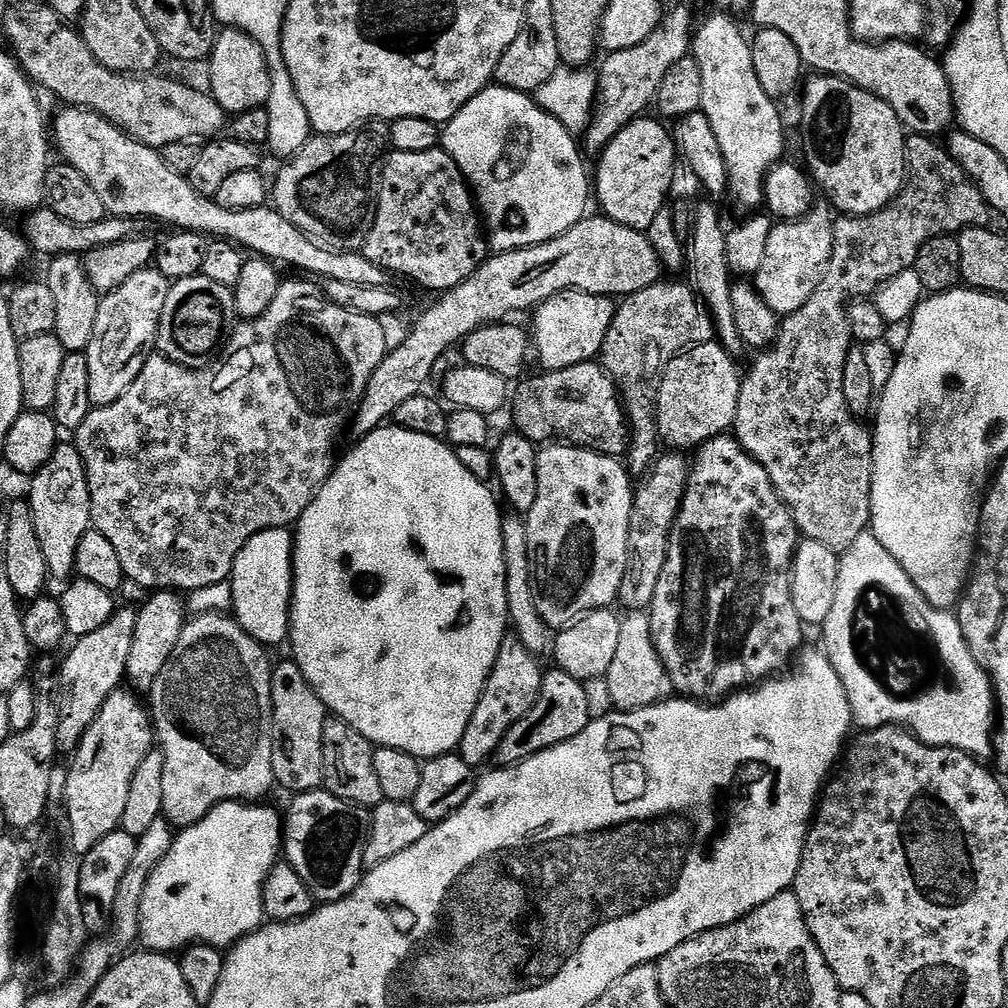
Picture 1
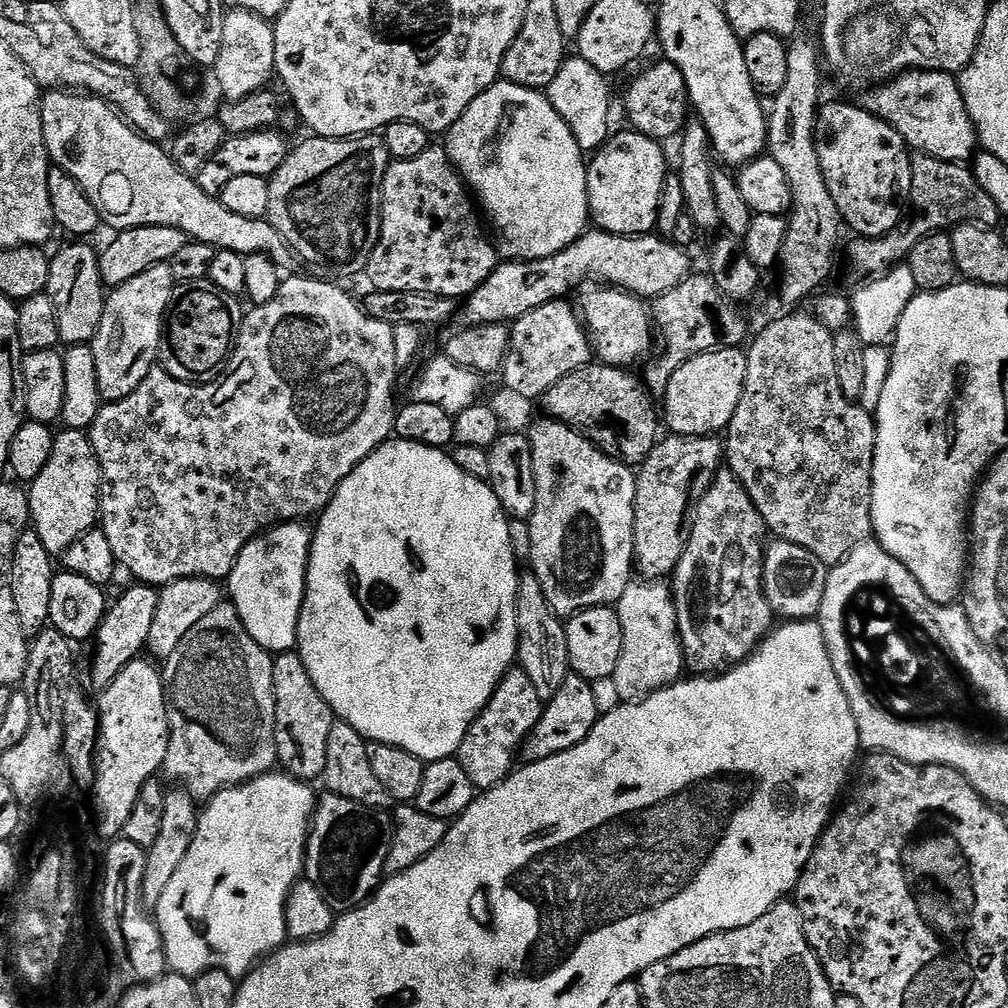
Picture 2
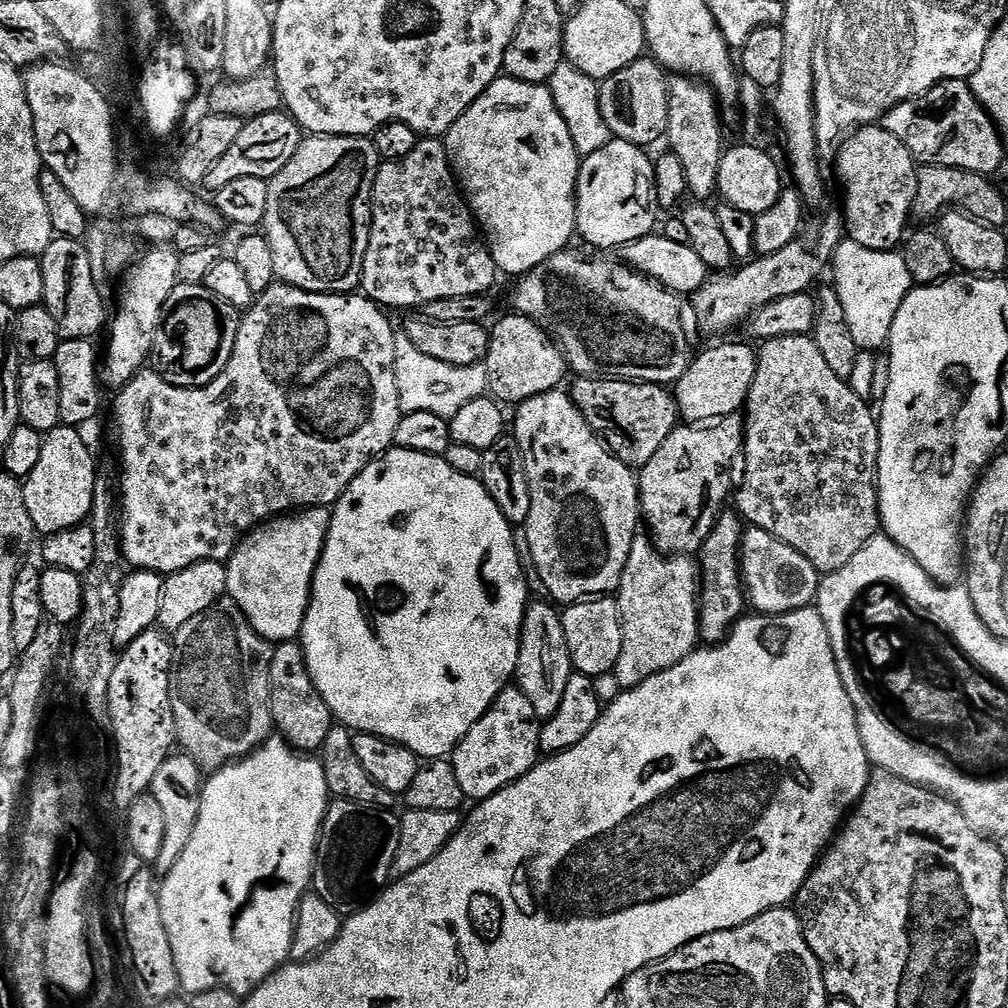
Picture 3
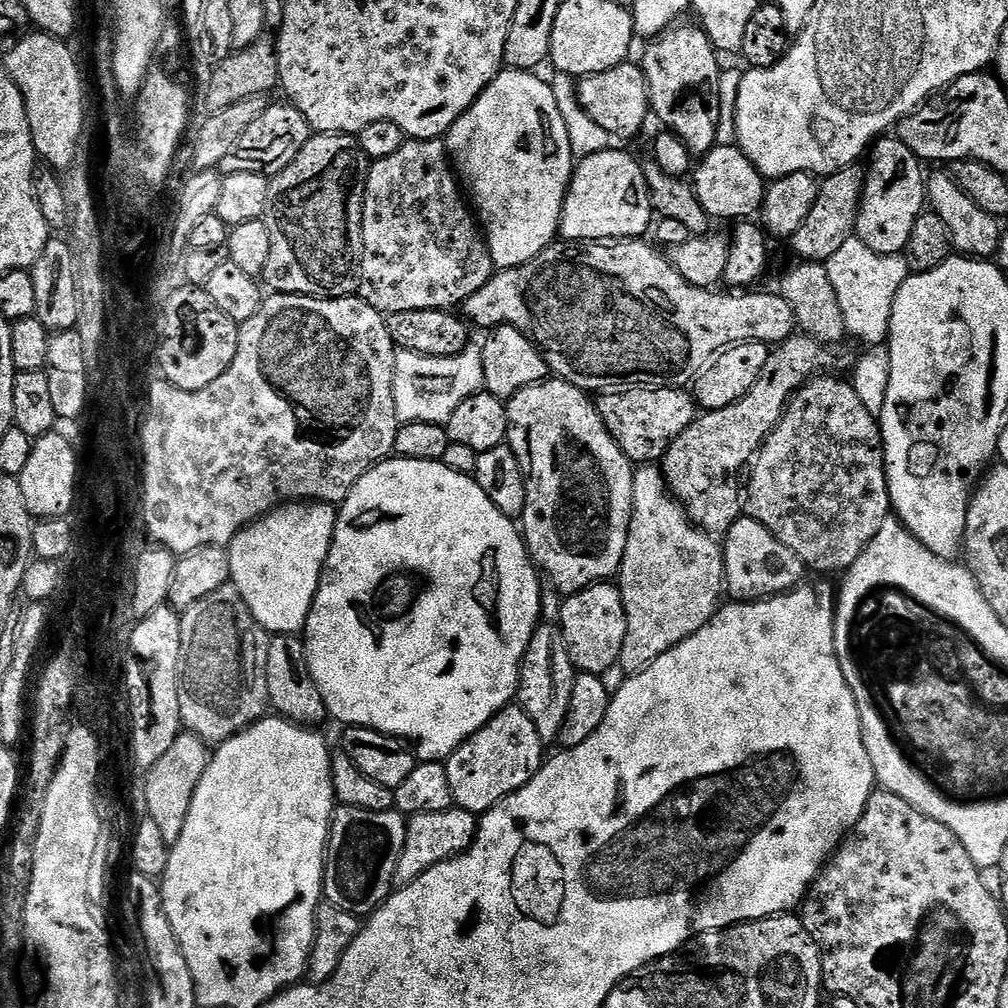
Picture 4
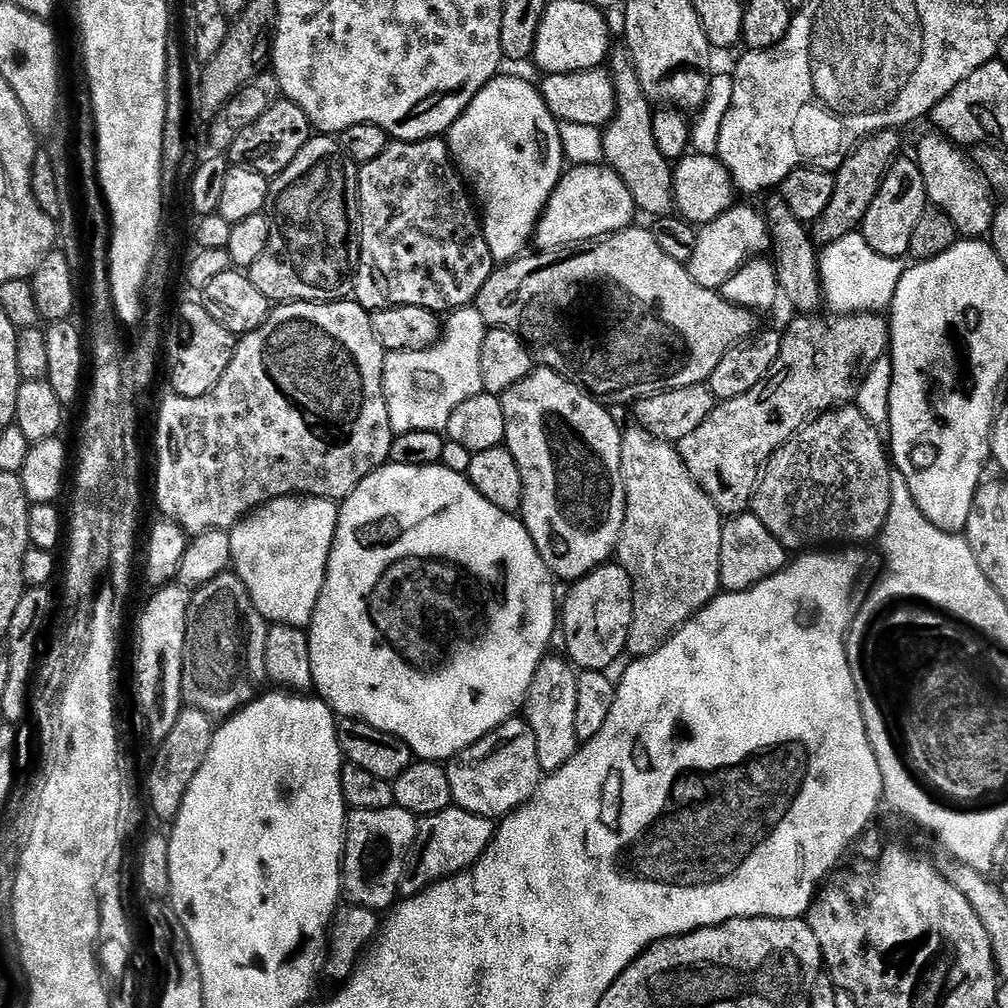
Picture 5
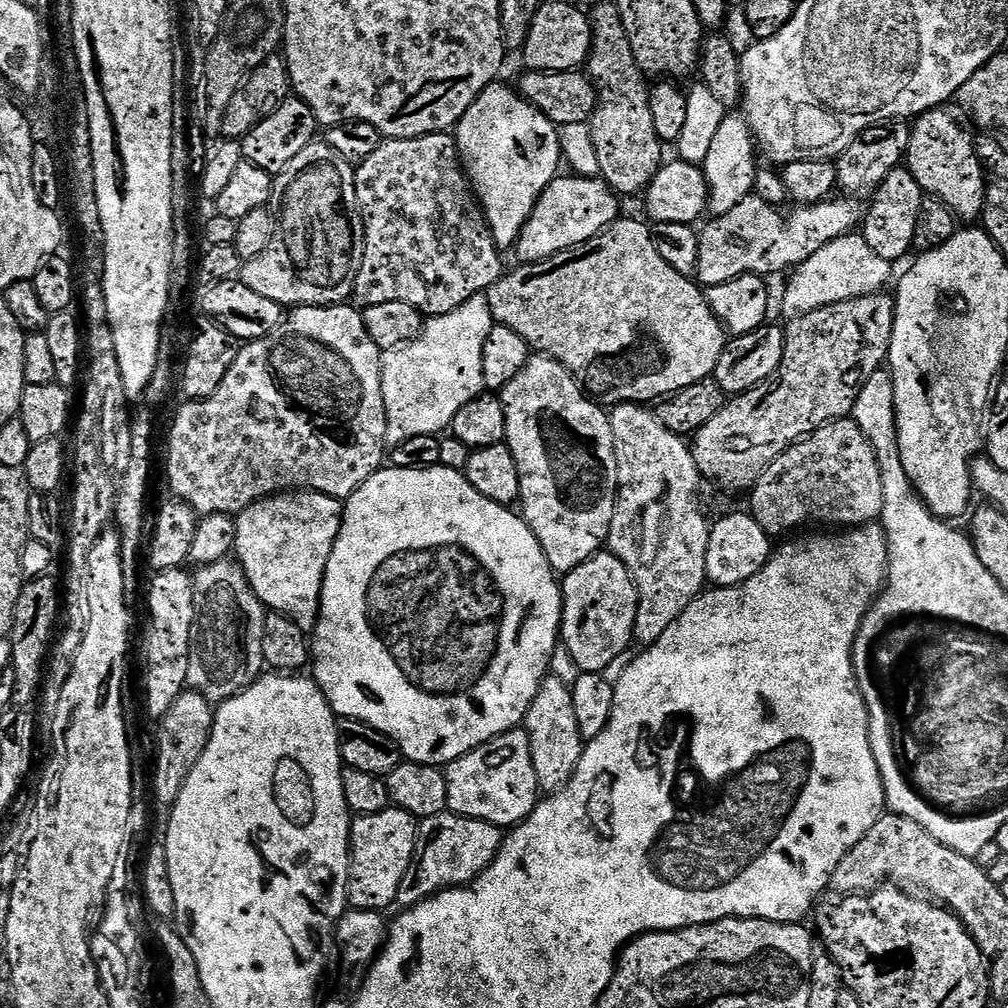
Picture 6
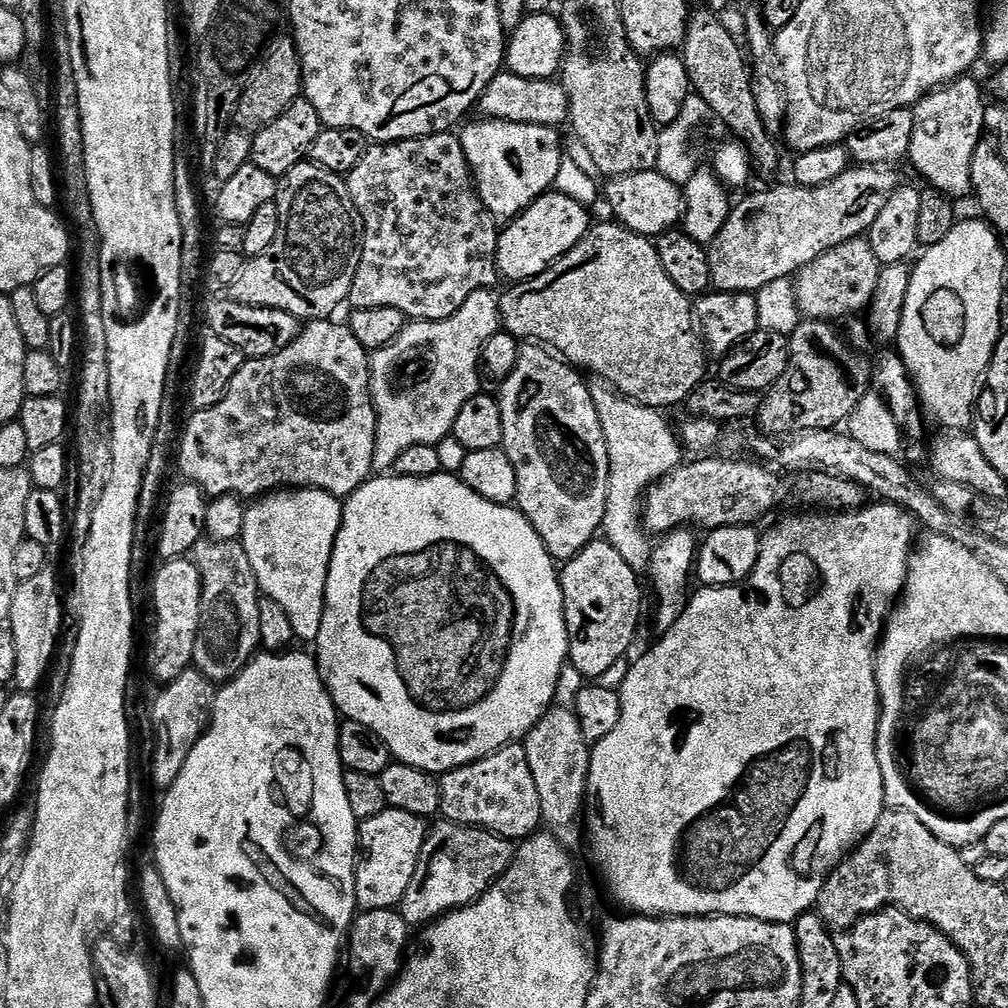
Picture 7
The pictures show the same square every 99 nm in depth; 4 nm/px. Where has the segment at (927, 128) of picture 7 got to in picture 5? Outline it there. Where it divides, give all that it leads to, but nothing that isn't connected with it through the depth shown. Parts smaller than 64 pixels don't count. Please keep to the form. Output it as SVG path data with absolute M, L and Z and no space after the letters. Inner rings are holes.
M931 134L920 140L914 159L920 167L922 182L926 186L929 205L939 208L954 222L957 233L966 240L979 240L992 231L994 214L998 207L987 181L976 171L969 157L945 136Z

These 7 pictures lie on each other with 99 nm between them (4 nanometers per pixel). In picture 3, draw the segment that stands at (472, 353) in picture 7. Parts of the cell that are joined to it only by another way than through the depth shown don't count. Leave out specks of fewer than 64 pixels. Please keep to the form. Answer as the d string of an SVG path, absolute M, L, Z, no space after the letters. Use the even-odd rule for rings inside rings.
M403 332L397 333L395 338L395 378L398 382L401 413L425 412L450 418L454 414L458 414L458 410L462 410L462 406L466 406L466 402L474 402L474 398L488 392L488 379L483 364L463 368L431 360L418 350ZM404 356L414 357L412 369L409 372L404 369Z

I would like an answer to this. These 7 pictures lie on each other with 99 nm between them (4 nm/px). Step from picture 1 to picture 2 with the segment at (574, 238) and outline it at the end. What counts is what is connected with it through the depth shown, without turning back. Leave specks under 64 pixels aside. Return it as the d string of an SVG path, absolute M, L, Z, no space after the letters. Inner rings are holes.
M588 230L570 246L566 246L566 250L562 250L550 258L510 260L497 263L496 269L490 274L490 278L486 278L486 282L482 282L482 286L478 286L478 290L471 292L463 301L463 323L471 326L473 324L508 324L514 322L518 318L522 318L522 314L530 314L530 310L534 310L538 306L548 304L551 300L567 297L569 295L567 292L572 292L575 288L581 287L580 289L583 289L585 287L583 284L587 280L592 286L611 286L630 292L633 296L655 298L666 294L666 290L674 290L674 286L678 286L690 275L687 255L689 253L685 249L659 234L619 236L599 230Z

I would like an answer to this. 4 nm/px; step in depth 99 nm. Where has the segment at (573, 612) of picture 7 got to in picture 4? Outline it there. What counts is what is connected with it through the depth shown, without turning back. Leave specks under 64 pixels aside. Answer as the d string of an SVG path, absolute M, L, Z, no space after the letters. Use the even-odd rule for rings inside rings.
M612 582L592 584L586 590L573 592L560 608L558 627L570 650L572 665L580 672L592 672L595 676L608 674L617 667L622 654L622 642L626 642L626 610L619 587Z

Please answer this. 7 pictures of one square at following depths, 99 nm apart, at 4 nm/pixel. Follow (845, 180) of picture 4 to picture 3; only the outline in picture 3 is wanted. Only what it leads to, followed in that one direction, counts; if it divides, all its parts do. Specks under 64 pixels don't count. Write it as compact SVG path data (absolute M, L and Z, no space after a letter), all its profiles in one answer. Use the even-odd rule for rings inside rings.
M839 211L828 212L813 232L807 232L797 236L790 246L778 250L778 254L756 256L735 270L720 270L709 275L705 284L690 297L697 326L706 335L720 338L723 332L732 332L739 324L741 327L762 306L770 306L770 302L790 295L807 293L811 284L831 265L836 247L846 238L844 217Z

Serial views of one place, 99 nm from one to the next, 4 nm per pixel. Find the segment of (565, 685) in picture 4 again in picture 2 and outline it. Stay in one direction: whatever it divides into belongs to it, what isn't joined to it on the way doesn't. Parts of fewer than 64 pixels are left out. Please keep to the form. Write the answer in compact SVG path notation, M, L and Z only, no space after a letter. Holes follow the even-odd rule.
M531 570L525 571L518 582L516 599L516 617L518 618L518 646L516 659L519 668L534 682L535 689L545 702L552 700L570 675L568 651L566 650L565 621L546 602L542 594L542 582L538 582Z

